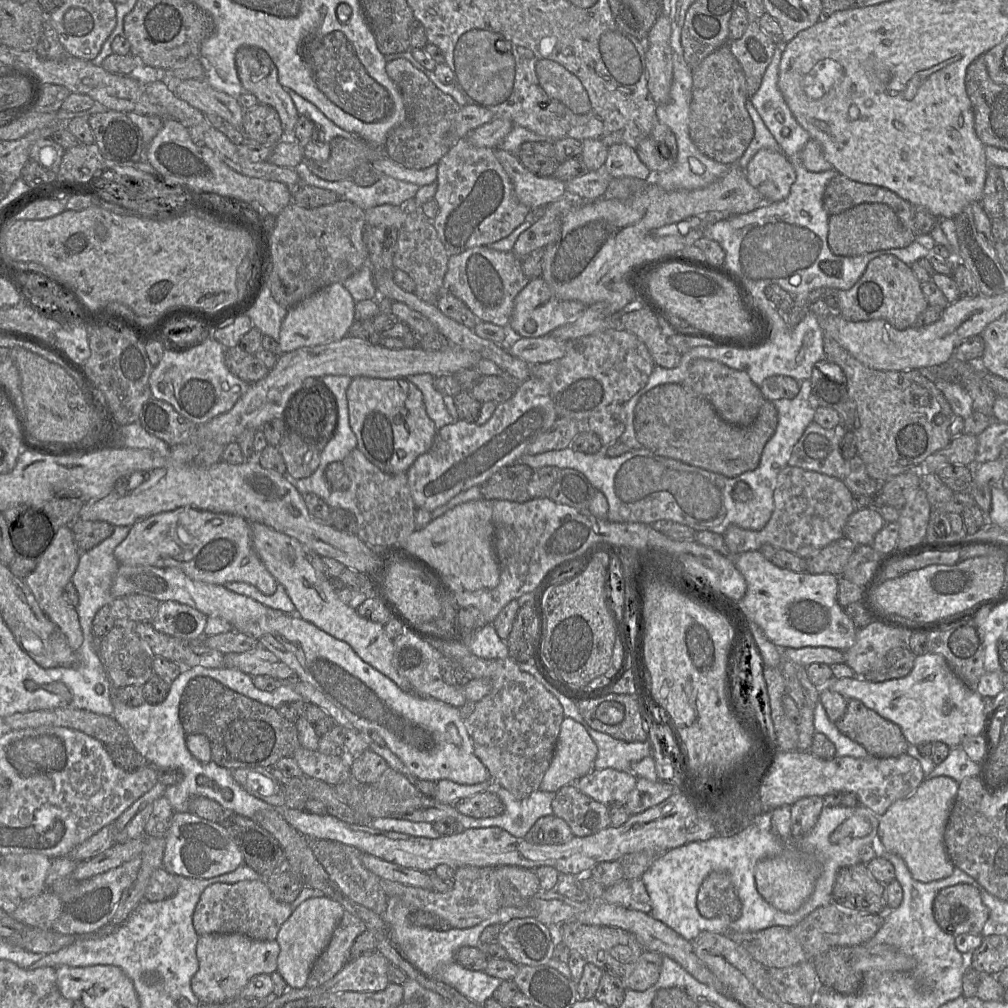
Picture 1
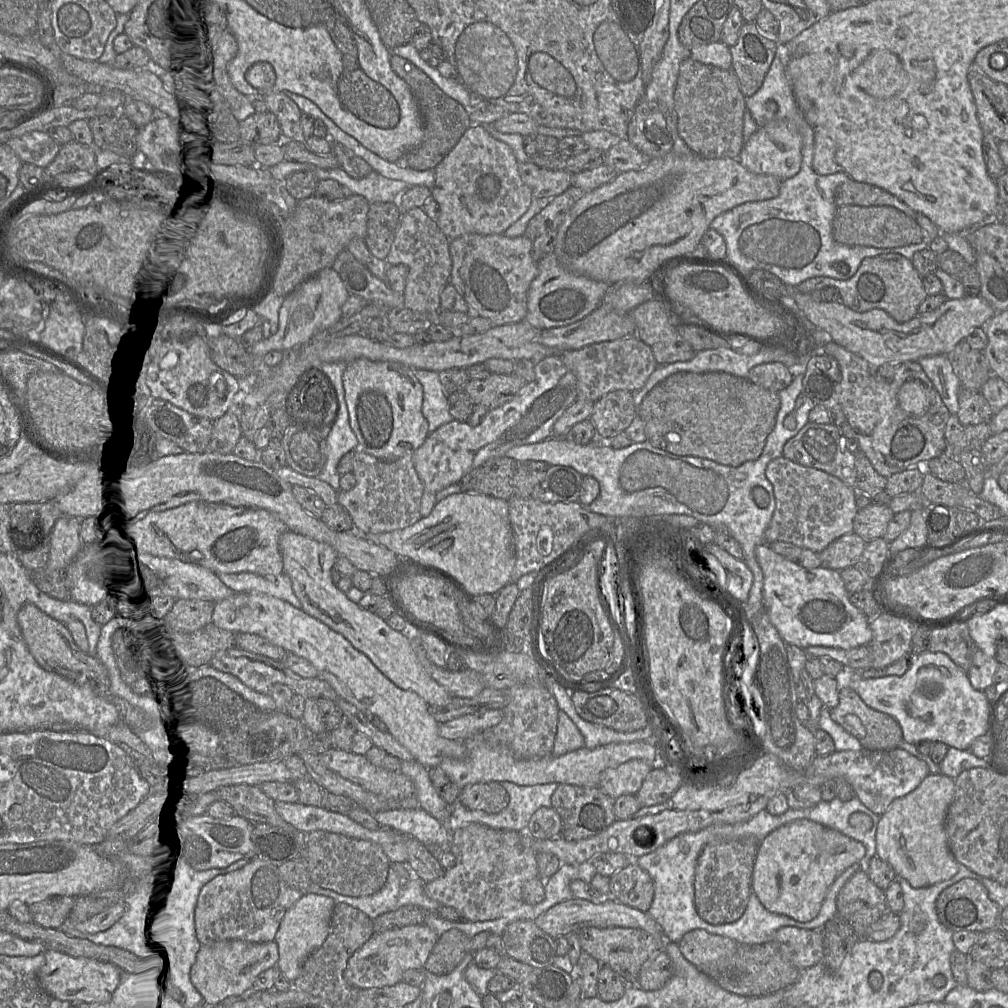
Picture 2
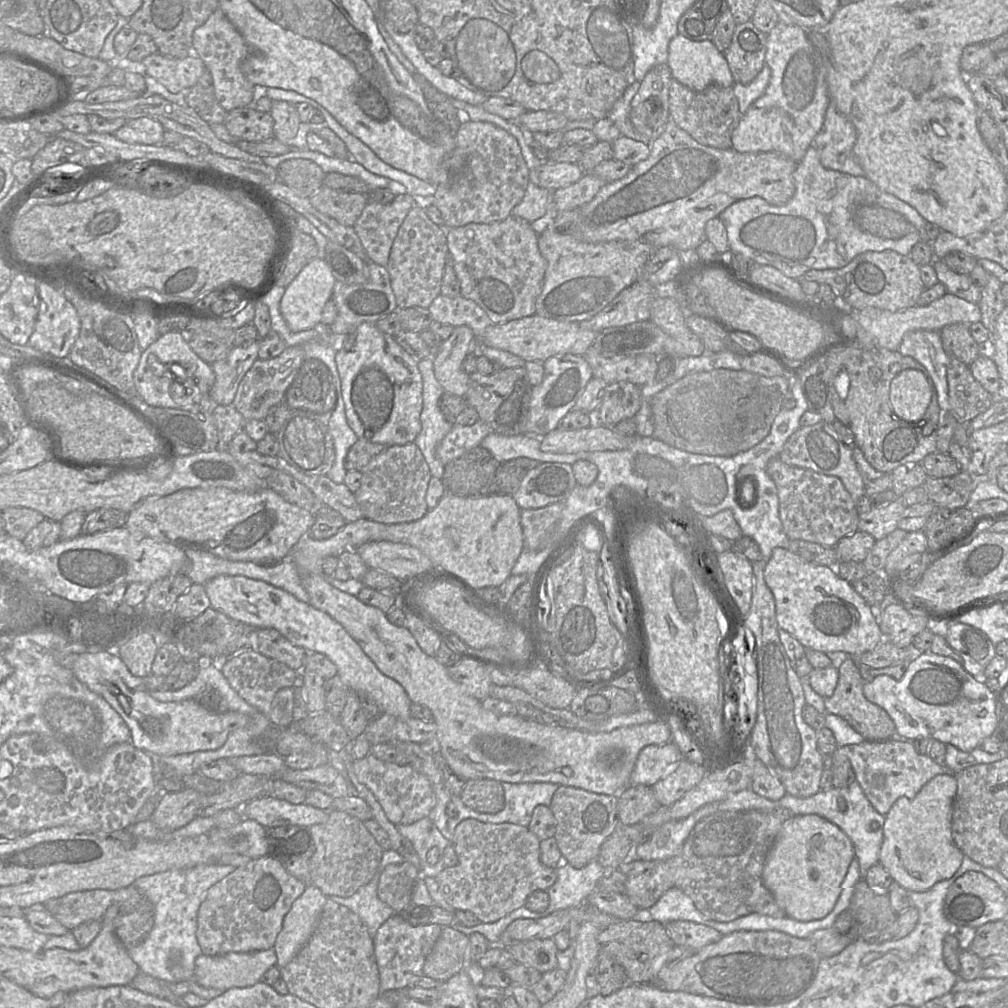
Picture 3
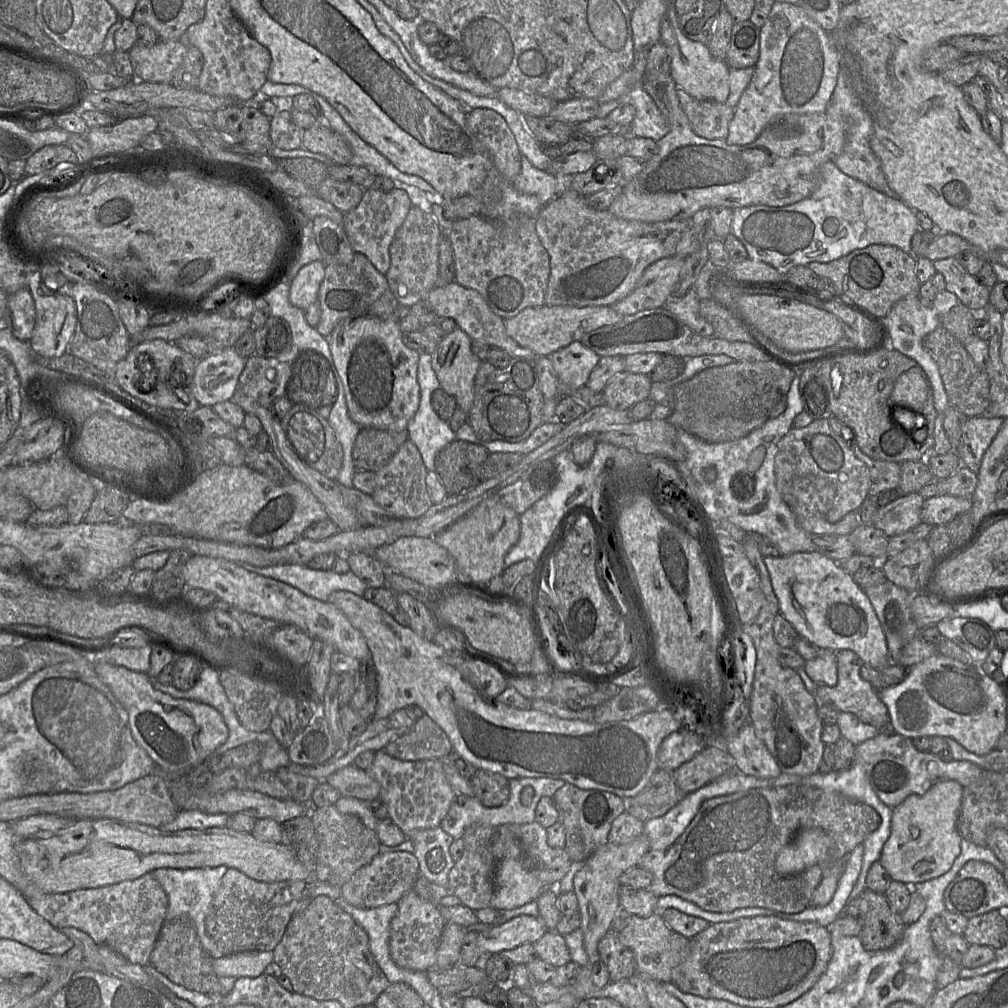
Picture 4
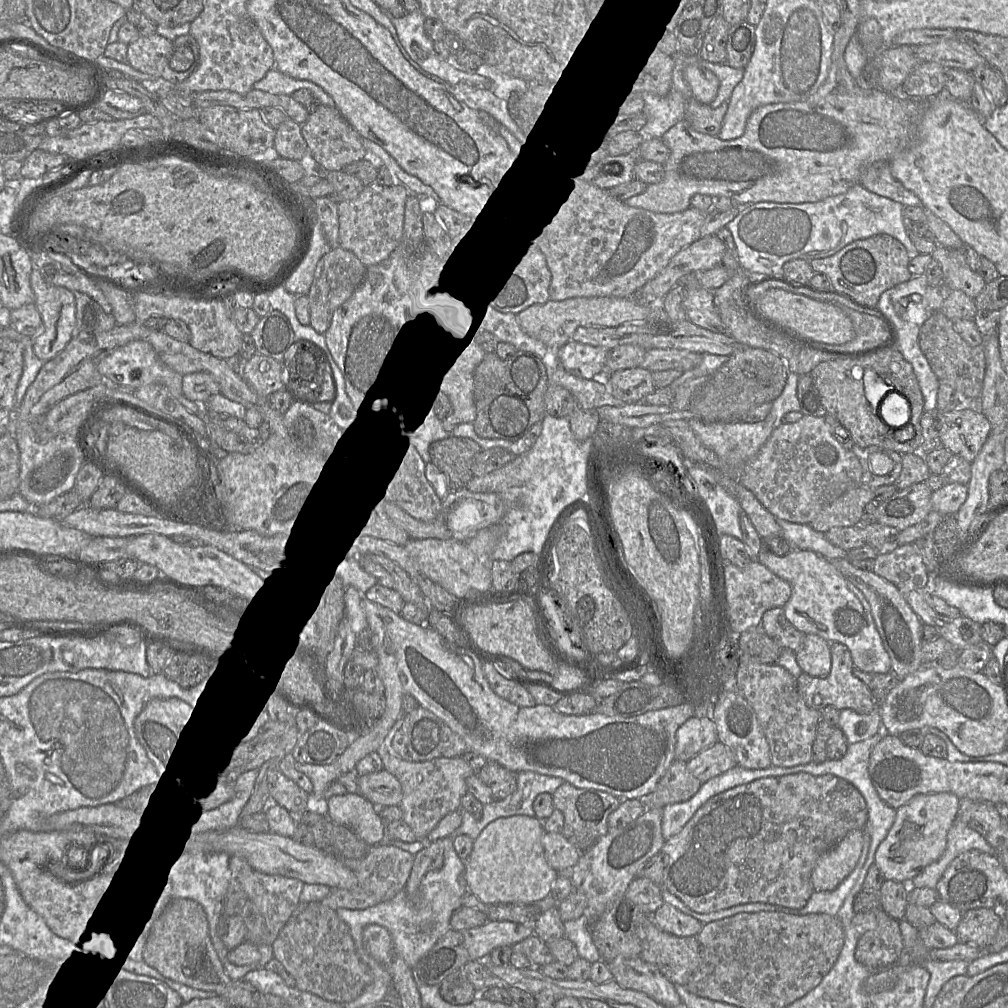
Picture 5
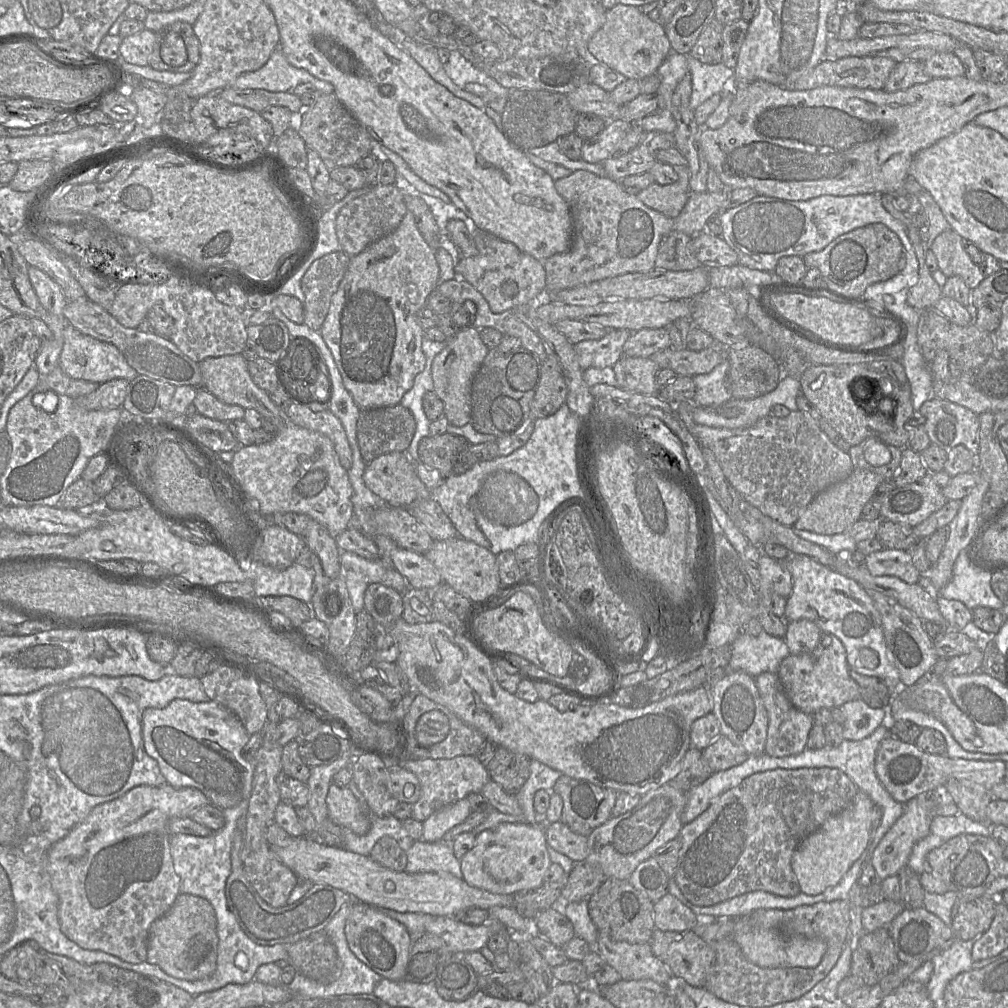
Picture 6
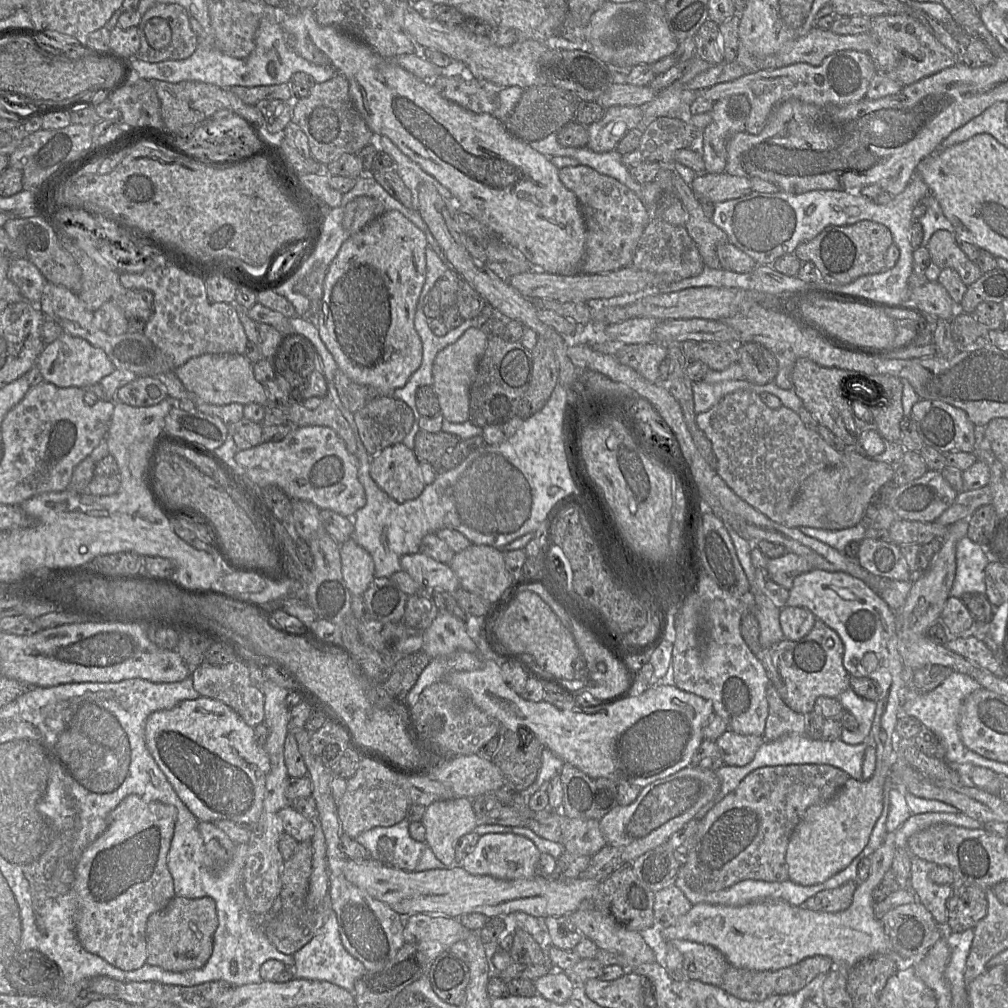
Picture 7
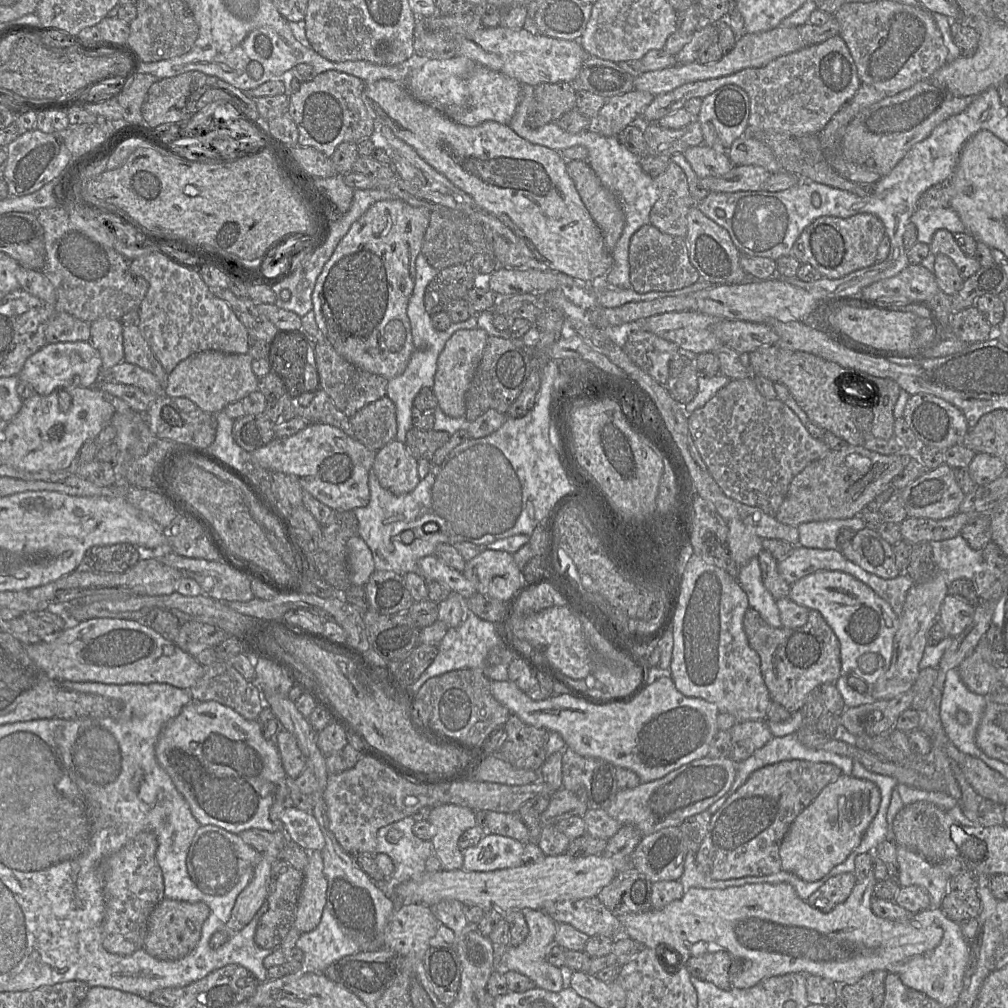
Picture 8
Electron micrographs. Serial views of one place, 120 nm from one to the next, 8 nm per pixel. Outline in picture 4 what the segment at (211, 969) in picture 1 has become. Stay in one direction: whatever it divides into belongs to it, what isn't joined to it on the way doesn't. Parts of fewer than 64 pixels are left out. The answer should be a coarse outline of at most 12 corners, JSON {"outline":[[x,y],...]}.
{"outline":[[242,951],[212,959],[218,977],[258,977],[272,951]]}

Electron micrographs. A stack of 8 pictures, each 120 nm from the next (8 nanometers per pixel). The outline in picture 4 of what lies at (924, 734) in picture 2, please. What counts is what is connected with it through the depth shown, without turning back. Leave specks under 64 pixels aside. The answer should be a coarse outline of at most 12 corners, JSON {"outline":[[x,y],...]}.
{"outline":[[936,653],[878,691],[896,733],[986,755],[1000,684]]}

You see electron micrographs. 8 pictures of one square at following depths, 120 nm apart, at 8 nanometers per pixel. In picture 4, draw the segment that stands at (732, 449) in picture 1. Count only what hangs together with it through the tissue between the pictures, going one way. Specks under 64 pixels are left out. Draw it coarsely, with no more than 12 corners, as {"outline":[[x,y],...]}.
{"outline":[[733,361],[674,386],[666,419],[708,443],[761,427],[795,371]]}

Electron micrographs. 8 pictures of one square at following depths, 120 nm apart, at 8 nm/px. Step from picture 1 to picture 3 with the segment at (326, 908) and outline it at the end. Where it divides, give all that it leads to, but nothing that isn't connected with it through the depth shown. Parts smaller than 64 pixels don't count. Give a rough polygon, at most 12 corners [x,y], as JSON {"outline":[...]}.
{"outline":[[310,884],[274,944],[279,968],[308,942],[327,899]]}

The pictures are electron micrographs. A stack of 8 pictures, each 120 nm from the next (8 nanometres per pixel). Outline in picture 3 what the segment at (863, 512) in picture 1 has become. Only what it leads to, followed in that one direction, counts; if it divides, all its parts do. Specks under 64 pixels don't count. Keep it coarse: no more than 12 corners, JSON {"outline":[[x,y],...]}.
{"outline":[[900,498],[859,514],[858,530],[880,540],[898,528]]}

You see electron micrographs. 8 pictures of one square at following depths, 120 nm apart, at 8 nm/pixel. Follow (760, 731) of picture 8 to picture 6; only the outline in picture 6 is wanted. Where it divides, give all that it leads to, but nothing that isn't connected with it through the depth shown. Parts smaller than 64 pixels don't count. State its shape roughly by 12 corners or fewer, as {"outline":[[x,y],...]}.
{"outline":[[720,735],[702,751],[715,773],[743,763],[749,754]]}

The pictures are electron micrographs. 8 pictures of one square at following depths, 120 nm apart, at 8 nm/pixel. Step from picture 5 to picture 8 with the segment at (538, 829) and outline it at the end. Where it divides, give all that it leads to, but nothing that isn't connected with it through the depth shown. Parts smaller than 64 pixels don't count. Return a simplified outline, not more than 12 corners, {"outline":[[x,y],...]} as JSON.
{"outline":[[485,833],[463,852],[462,869],[487,872],[523,864],[524,845]]}

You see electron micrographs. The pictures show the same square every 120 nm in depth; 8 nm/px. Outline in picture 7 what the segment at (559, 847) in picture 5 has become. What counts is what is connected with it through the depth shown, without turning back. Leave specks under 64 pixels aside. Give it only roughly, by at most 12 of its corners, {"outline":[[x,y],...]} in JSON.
{"outline":[[565,818],[565,851],[593,856],[606,845],[599,820]]}

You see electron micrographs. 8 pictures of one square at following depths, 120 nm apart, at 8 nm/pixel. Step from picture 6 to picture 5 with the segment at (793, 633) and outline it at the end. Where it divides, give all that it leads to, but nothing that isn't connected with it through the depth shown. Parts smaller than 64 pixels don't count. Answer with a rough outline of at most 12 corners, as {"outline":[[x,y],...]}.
{"outline":[[806,634],[796,662],[815,677],[831,670],[829,642]]}

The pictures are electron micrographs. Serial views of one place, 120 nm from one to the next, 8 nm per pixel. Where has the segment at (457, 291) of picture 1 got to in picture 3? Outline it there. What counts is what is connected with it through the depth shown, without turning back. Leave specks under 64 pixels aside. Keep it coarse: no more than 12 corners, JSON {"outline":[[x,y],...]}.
{"outline":[[511,214],[446,229],[461,296],[494,324],[536,313],[547,262]]}

